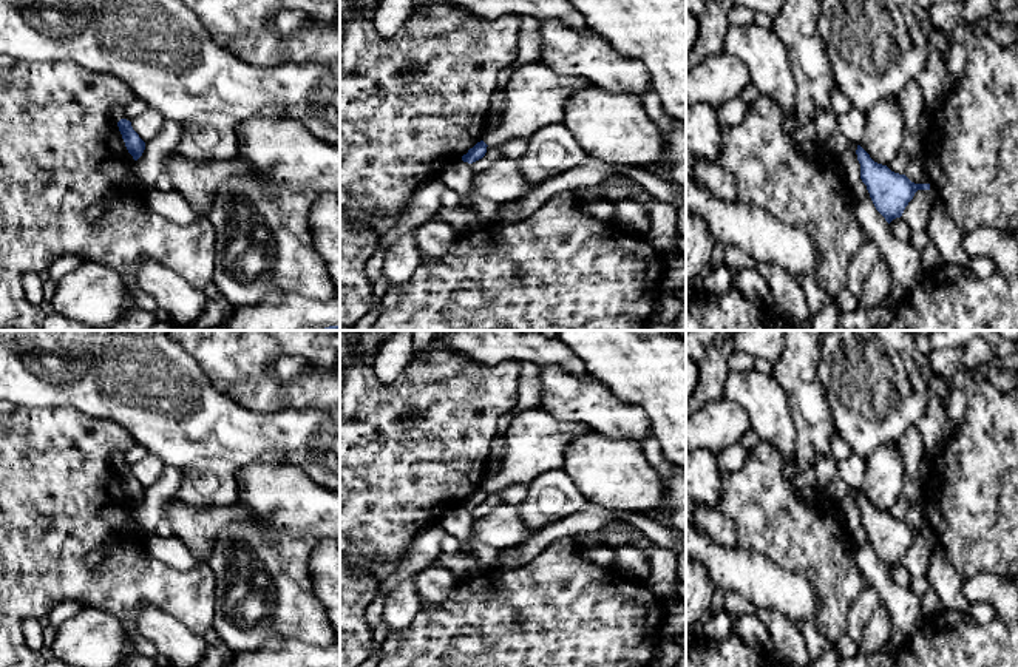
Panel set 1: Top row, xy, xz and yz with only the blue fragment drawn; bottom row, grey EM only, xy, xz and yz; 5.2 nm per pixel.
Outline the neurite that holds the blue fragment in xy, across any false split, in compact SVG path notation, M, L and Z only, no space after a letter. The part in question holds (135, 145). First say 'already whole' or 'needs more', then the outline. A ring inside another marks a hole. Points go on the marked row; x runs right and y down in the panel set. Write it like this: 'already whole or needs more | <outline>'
already whole | M120 119L117 122L117 127L119 127L119 131L122 134L122 139L125 142L125 147L127 147L128 153L133 156L134 161L137 161L145 150L145 142L133 130L130 120Z

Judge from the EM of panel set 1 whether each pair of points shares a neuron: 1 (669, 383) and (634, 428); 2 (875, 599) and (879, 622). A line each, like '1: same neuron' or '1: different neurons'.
1: different neurons
2: different neurons

